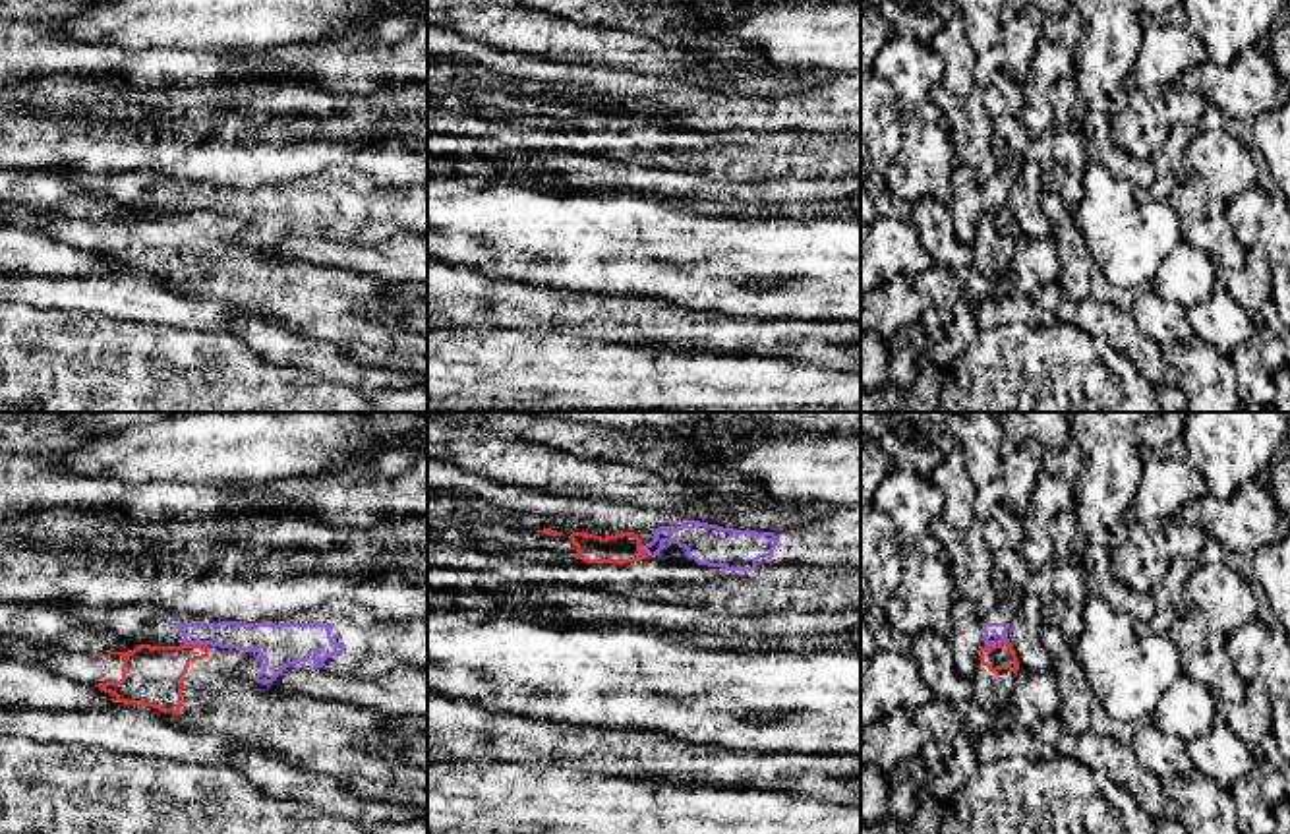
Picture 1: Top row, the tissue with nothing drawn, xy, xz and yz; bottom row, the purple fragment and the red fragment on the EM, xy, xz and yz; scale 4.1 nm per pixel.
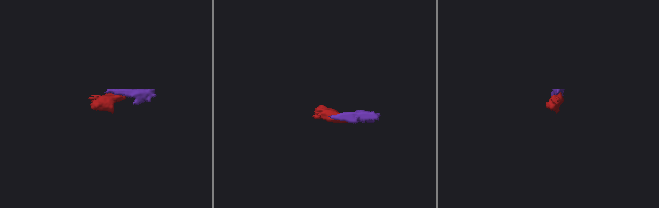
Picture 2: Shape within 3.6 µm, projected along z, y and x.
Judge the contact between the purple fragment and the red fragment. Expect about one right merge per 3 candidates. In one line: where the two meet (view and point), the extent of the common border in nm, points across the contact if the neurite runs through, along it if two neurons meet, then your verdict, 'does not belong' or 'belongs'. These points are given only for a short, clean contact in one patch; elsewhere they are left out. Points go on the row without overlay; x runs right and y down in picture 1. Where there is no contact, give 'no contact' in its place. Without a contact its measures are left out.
meets purple in xy at (196, 209); contact 100 nm long; border along xy (184, 209), (205, 211); does not belong

